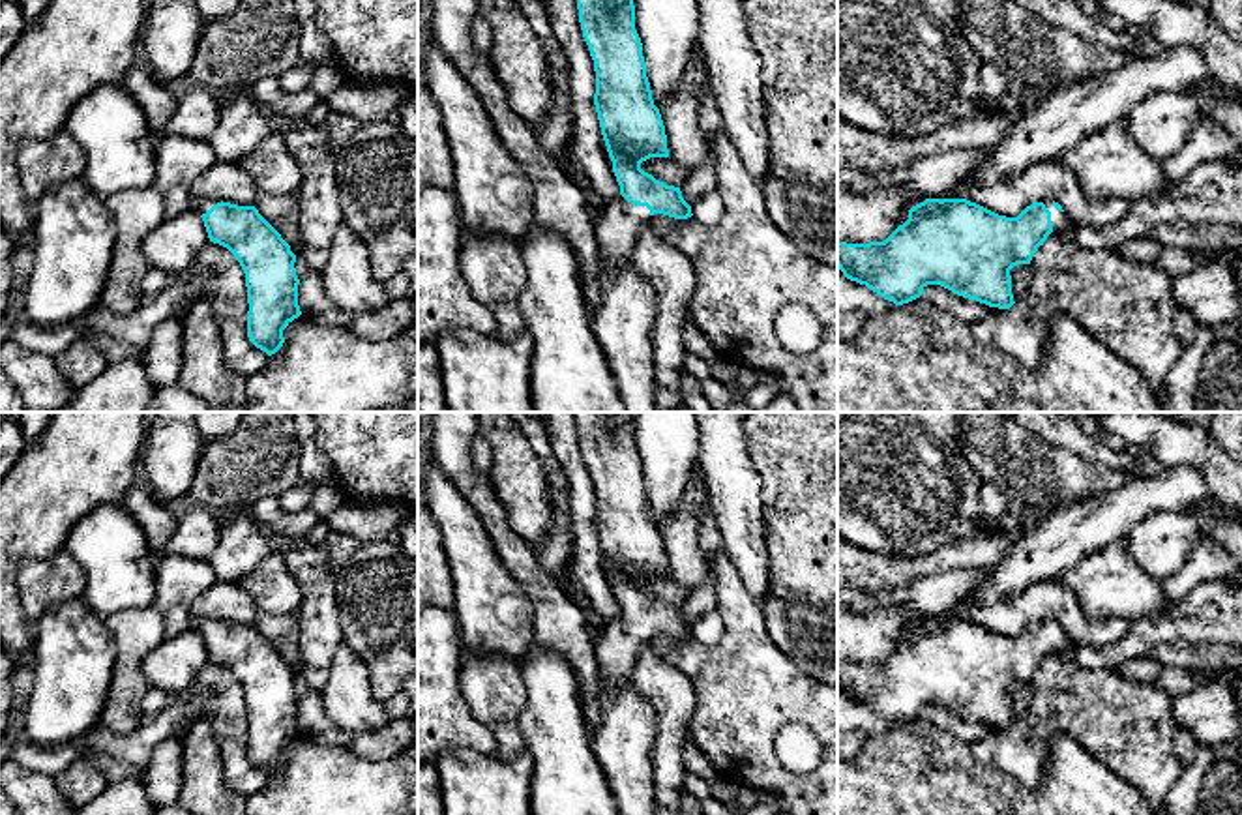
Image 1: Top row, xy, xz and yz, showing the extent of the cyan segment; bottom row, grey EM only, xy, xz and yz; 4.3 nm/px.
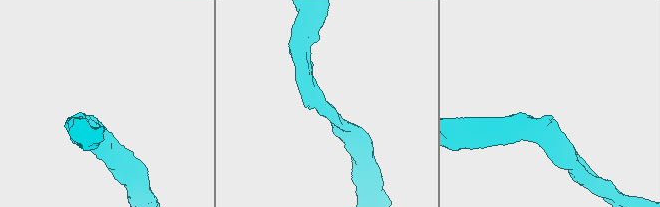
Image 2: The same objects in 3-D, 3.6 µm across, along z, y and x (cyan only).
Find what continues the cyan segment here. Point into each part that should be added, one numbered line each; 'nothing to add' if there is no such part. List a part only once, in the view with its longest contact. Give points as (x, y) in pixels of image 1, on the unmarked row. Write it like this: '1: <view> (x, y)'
1: xz (617, 649)

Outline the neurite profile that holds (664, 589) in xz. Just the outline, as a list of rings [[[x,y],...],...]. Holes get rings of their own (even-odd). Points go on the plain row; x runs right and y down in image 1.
[[[650,577],[641,583],[641,588],[656,600],[674,607],[680,607],[688,598],[688,590],[669,577]]]

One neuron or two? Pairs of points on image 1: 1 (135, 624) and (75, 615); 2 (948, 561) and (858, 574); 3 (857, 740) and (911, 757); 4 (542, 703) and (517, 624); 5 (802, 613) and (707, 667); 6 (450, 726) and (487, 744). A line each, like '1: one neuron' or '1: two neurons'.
1: two neurons
2: one neuron
3: two neurons
4: two neurons
5: two neurons
6: one neuron

